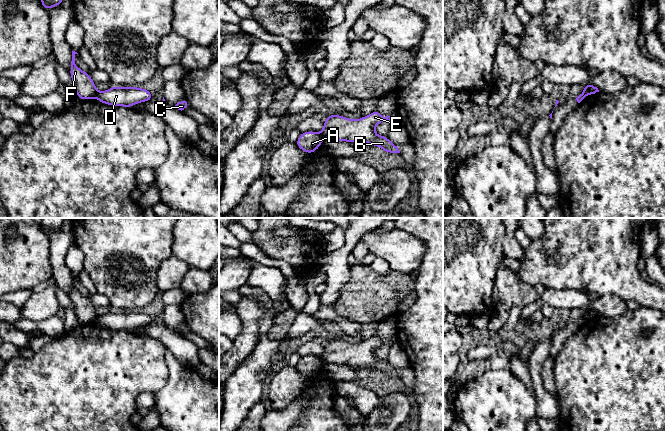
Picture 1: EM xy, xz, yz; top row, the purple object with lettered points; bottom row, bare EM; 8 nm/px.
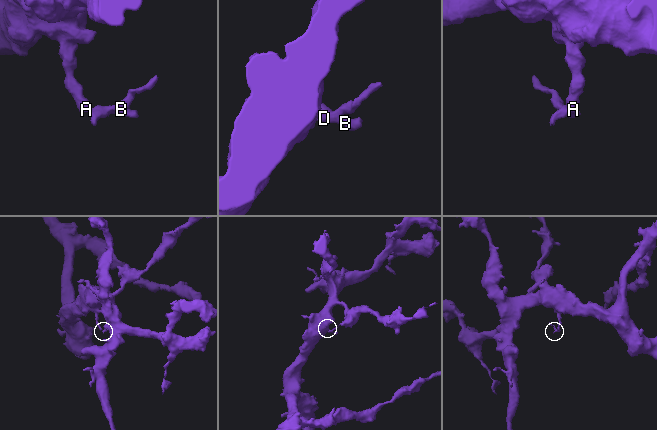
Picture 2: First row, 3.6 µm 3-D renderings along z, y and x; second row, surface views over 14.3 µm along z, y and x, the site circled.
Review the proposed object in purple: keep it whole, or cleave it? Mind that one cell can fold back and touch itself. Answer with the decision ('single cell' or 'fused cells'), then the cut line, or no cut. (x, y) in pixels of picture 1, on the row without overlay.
fused cells; cut in xz along (319, 357), (323, 362)

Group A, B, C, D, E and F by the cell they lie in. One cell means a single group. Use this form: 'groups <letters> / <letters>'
groups A F / B C D E

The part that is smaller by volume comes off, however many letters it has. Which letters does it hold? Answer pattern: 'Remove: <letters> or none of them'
Remove: B, C, D, E

